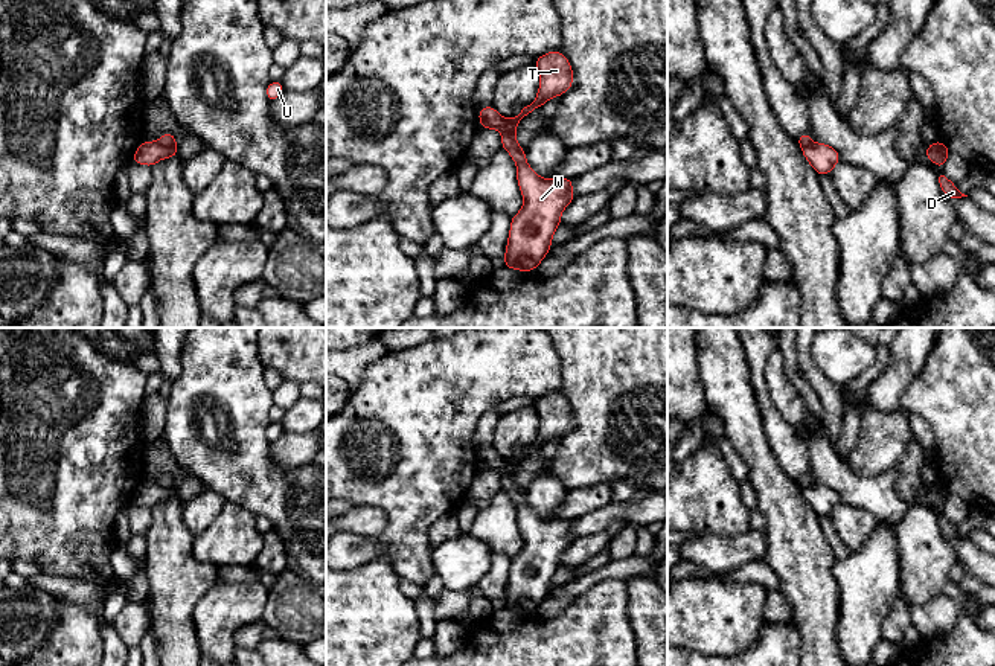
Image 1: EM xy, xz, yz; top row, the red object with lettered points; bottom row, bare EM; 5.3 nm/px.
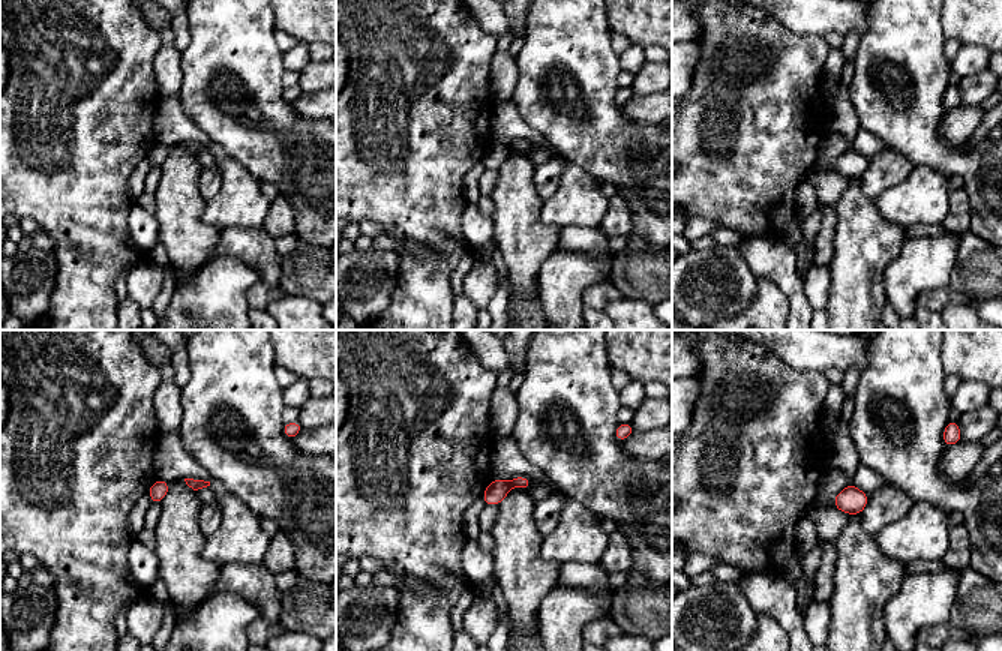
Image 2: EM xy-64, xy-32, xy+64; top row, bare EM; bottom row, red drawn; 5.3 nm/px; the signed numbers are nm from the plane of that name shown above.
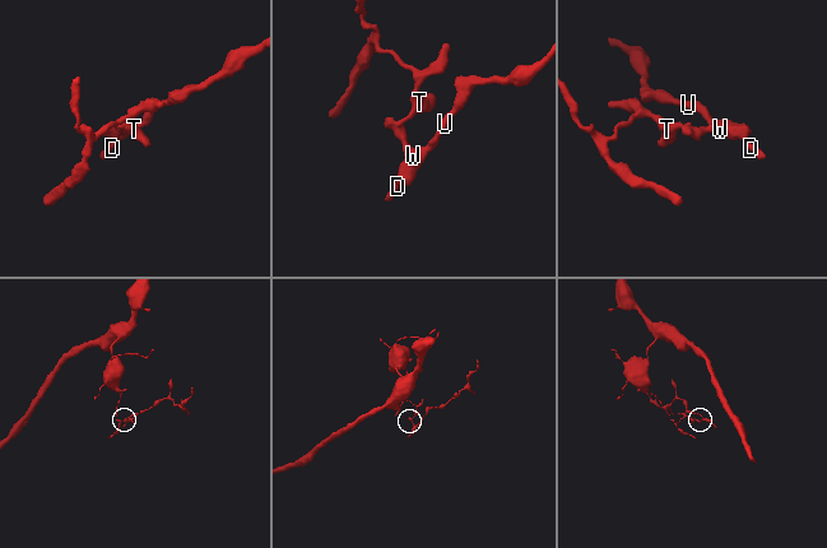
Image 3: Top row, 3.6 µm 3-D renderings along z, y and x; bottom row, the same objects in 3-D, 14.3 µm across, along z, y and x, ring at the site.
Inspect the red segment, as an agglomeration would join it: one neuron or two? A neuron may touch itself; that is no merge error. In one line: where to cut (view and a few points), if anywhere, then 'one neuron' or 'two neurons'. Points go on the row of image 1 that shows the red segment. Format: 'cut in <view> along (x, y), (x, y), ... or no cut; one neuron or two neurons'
cut in xy along (160, 142), (175, 148); two neurons

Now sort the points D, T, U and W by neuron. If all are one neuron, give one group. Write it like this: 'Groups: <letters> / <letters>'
Groups: D U W / T

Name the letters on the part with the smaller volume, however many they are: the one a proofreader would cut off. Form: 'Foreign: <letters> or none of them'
Foreign: D, U, W

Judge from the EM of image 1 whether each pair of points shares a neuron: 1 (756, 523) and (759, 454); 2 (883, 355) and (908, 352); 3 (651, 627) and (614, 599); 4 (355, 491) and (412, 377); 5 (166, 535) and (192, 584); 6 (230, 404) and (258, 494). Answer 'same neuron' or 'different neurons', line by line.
1: different neurons
2: different neurons
3: different neurons
4: same neuron
5: same neuron
6: same neuron

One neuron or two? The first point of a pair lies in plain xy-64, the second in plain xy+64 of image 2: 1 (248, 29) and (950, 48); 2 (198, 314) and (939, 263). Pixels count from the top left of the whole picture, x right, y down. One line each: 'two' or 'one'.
1: two
2: one

